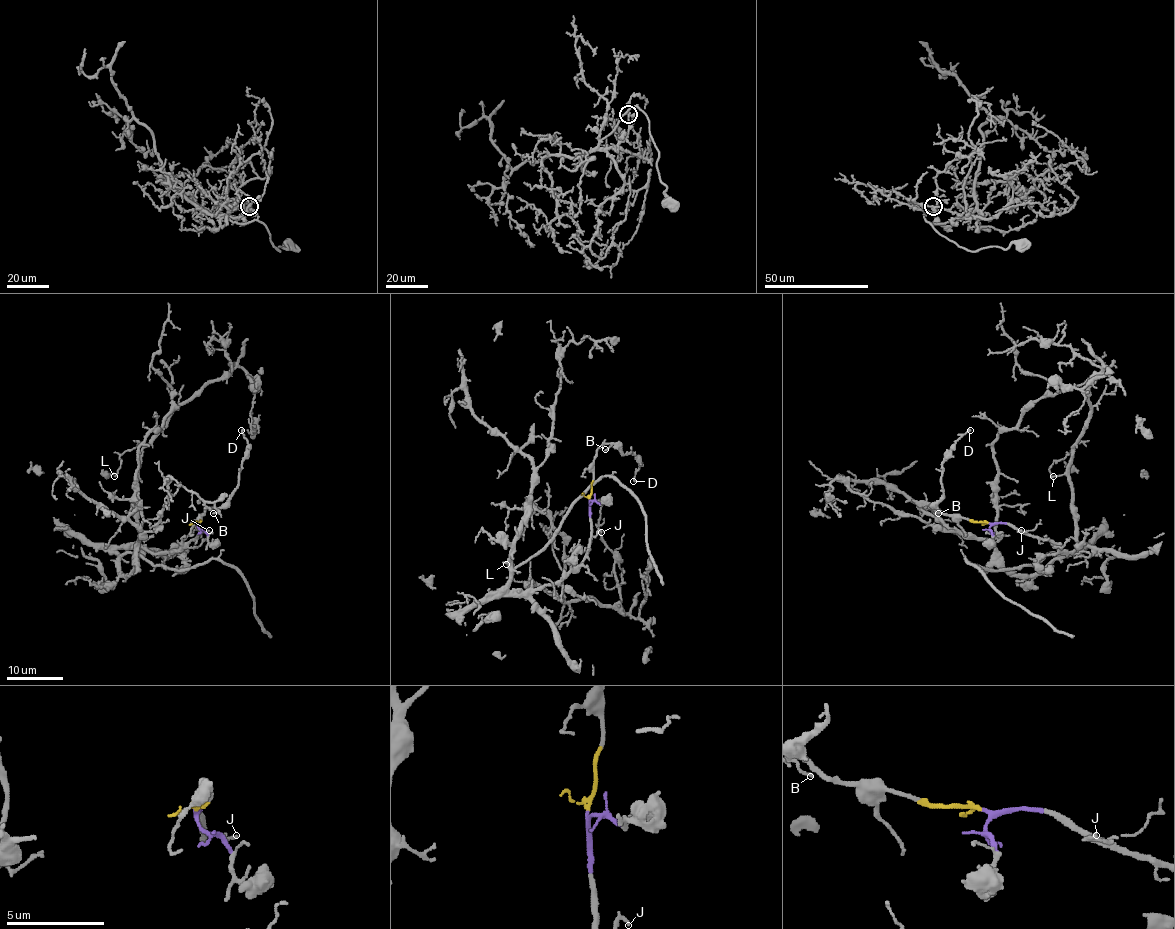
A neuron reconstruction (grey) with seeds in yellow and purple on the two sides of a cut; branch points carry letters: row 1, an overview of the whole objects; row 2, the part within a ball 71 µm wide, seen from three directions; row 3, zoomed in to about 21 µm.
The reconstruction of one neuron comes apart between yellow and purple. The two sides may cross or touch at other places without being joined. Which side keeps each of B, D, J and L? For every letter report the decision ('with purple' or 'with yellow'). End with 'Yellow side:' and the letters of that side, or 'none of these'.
B: with yellow
D: with yellow
J: with purple
L: with purple
Yellow side: B, D

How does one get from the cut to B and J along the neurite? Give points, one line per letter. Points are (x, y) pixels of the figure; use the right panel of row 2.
B: (987, 522), (952, 518), (937, 508), (932, 508), (939, 513)
J: (988, 522), (1011, 523), (1021, 530)

